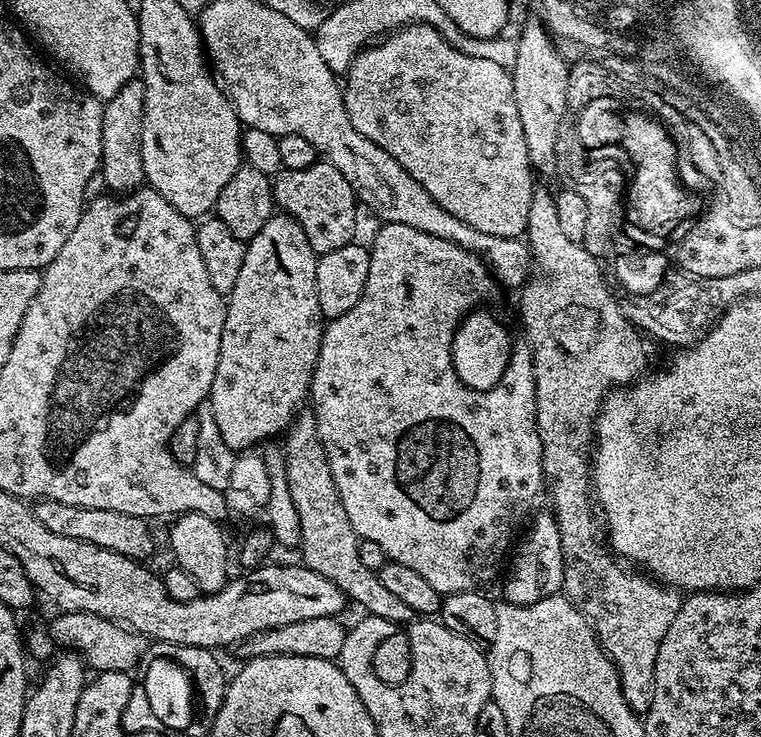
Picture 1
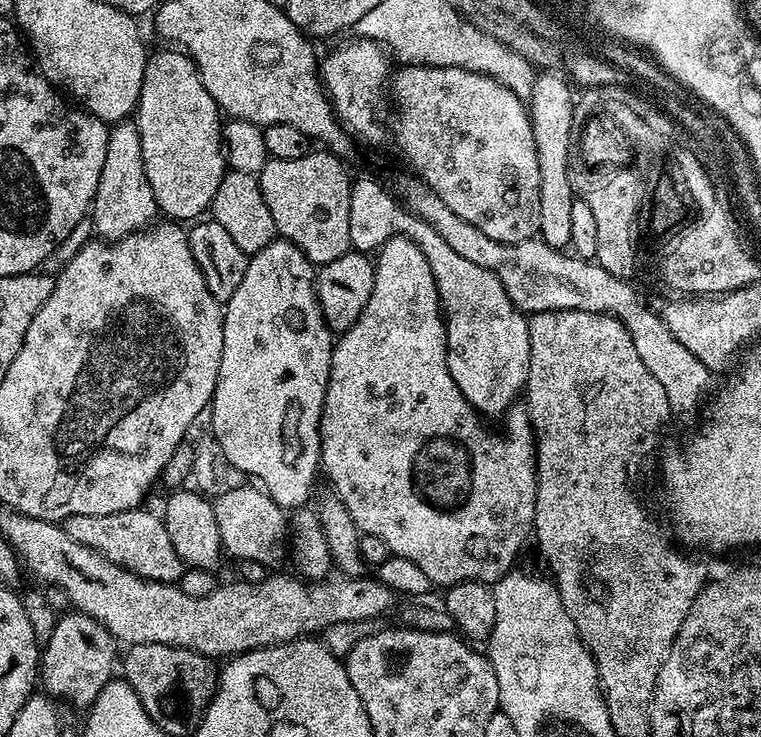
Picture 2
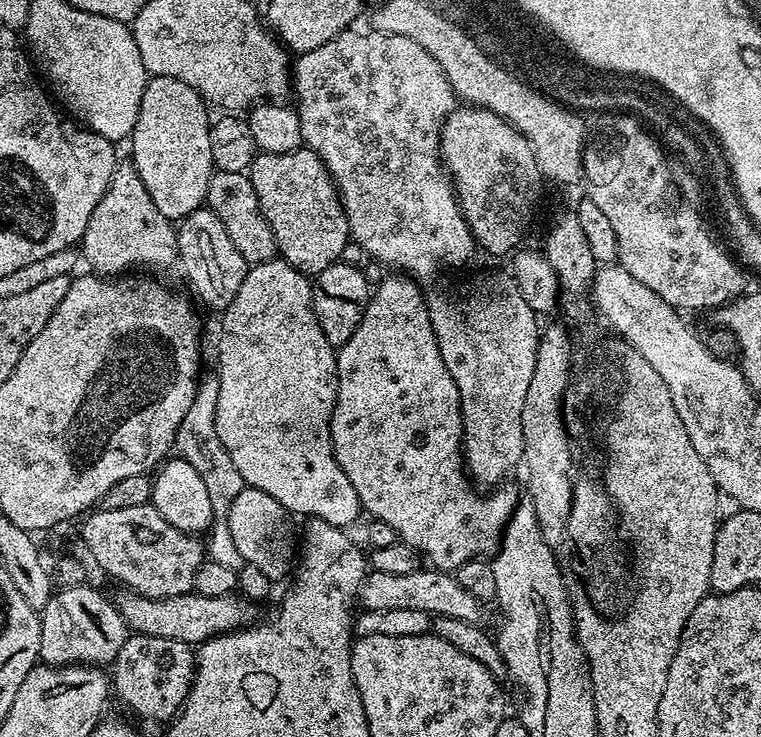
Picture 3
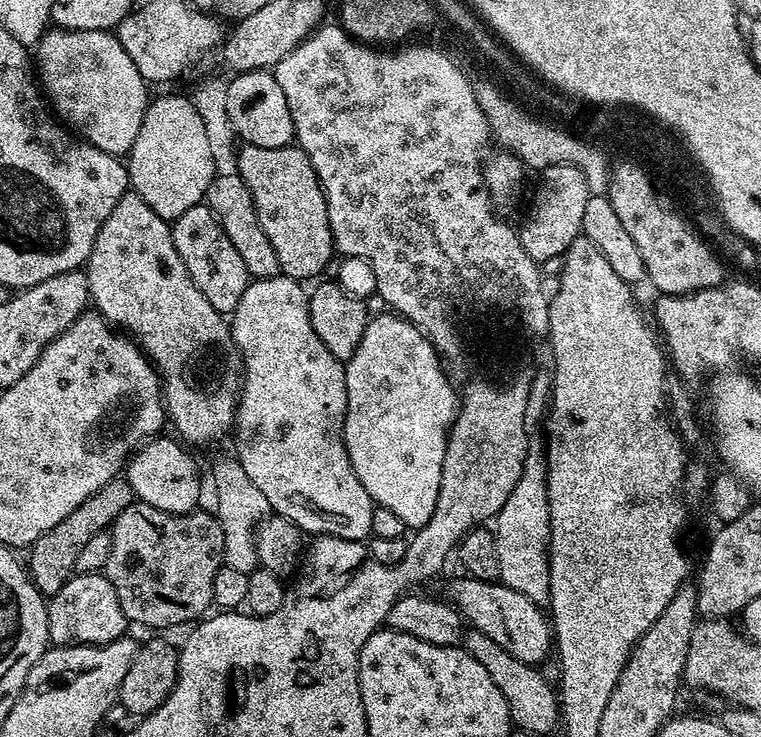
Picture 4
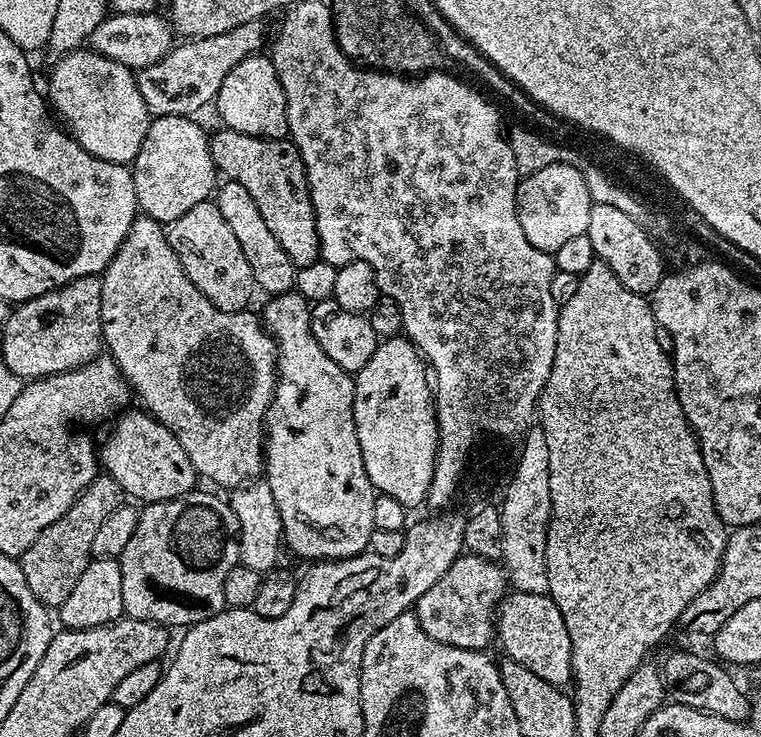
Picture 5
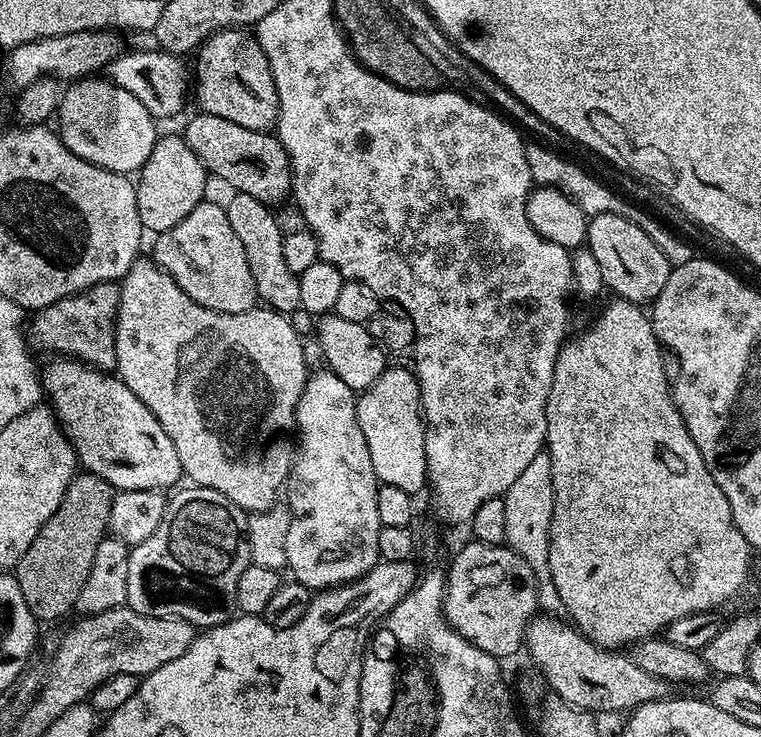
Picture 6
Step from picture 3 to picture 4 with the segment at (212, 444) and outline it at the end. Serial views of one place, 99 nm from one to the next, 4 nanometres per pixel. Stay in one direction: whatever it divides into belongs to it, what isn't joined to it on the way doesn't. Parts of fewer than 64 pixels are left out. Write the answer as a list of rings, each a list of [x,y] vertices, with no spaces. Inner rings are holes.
[[[239,459],[220,460],[212,468],[212,488],[216,491],[214,515],[222,526],[224,535],[224,563],[234,566],[234,570],[250,573],[258,566],[254,531],[257,524],[269,513],[266,494],[250,482],[246,470],[242,470]]]

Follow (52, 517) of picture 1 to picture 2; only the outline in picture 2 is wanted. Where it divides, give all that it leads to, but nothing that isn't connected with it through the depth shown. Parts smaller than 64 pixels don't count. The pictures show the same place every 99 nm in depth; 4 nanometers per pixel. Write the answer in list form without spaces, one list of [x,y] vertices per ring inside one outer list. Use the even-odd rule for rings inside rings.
[[[143,507],[131,508],[118,514],[74,514],[67,516],[62,522],[66,534],[74,538],[74,542],[82,542],[82,546],[90,546],[98,550],[107,560],[138,574],[144,580],[157,580],[163,584],[176,584],[184,573],[185,563],[178,558],[178,550],[174,550],[174,542],[170,542],[170,534],[166,534],[166,526],[159,515],[144,512]]]

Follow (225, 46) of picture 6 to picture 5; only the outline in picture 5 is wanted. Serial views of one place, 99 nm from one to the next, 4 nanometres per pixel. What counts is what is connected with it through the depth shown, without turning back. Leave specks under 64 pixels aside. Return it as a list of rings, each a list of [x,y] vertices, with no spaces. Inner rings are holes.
[[[257,54],[238,62],[238,66],[222,78],[222,86],[214,101],[215,108],[220,115],[219,123],[235,132],[271,140],[283,140],[288,136],[286,94],[272,65],[271,55]]]

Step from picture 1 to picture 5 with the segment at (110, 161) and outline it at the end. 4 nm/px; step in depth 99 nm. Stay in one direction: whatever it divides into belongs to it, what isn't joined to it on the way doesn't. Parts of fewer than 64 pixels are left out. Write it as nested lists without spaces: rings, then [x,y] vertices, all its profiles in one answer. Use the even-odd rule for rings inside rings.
[[[143,214],[137,215],[136,219],[128,225],[128,231],[124,233],[119,248],[112,253],[112,258],[104,267],[99,281],[102,290],[100,330],[103,347],[106,349],[107,355],[111,356],[117,366],[120,367],[120,372],[125,376],[138,400],[140,396],[141,402],[145,404],[141,405],[159,424],[166,426],[176,435],[182,450],[186,450],[190,462],[203,479],[205,476],[206,479],[213,480],[214,483],[228,488],[227,490],[235,490],[255,481],[259,477],[256,475],[259,472],[261,475],[266,468],[265,461],[262,459],[262,448],[260,450],[259,446],[256,445],[256,435],[261,435],[264,417],[268,415],[268,408],[272,404],[272,393],[274,391],[274,348],[262,331],[261,321],[257,317],[255,320],[250,314],[251,311],[248,310],[227,312],[214,307],[210,298],[206,298],[206,294],[202,294],[202,290],[198,290],[198,286],[194,286],[194,282],[190,282],[186,270],[182,270],[182,262],[178,262],[178,254],[174,254],[174,250],[168,241],[165,225],[161,224],[159,220]]]

